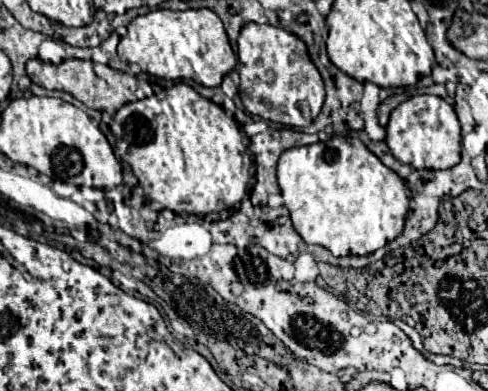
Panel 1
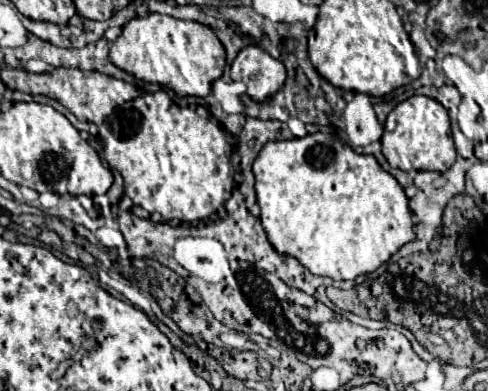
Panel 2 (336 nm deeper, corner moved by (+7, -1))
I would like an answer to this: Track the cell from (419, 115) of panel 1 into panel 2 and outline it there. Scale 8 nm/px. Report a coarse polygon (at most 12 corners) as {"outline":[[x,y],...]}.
{"outline":[[414,95],[390,111],[382,153],[402,171],[456,161],[448,111]]}

